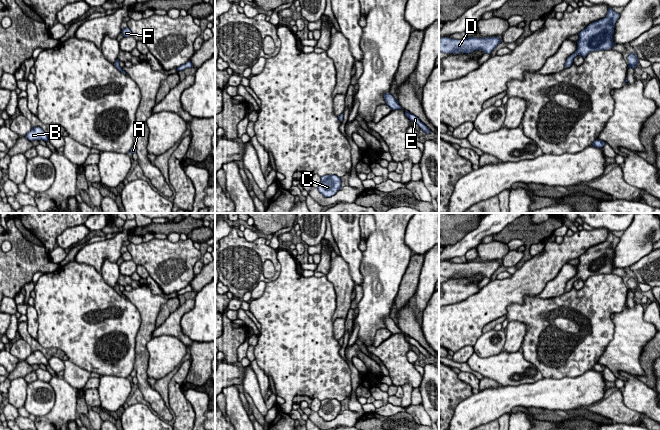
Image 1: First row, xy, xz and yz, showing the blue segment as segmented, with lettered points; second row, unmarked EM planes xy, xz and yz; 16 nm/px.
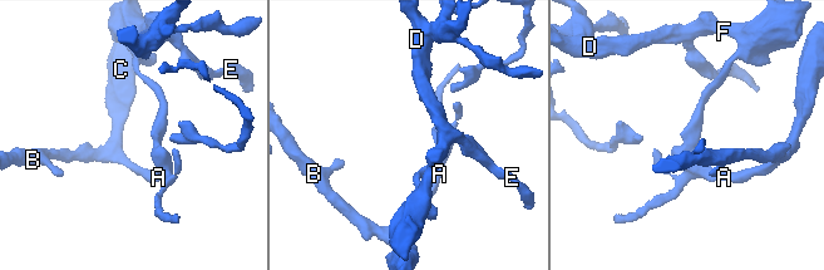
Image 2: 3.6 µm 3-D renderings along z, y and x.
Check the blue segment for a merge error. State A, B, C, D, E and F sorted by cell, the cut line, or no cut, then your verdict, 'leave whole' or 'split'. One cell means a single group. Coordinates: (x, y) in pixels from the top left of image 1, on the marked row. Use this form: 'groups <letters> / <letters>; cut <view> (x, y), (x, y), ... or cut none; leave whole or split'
groups A B C / D E F; cut xy (116, 63), (118, 68); split

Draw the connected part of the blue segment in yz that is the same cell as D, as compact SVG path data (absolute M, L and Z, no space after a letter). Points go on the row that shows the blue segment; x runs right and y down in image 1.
M498 36L487 38L468 37L462 40L443 37L439 38L439 51L450 54L458 54L459 52L469 54L475 50L482 50L484 53L490 54L501 42L502 40Z

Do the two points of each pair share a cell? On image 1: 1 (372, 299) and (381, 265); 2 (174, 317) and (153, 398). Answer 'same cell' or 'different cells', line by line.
1: same cell
2: different cells

